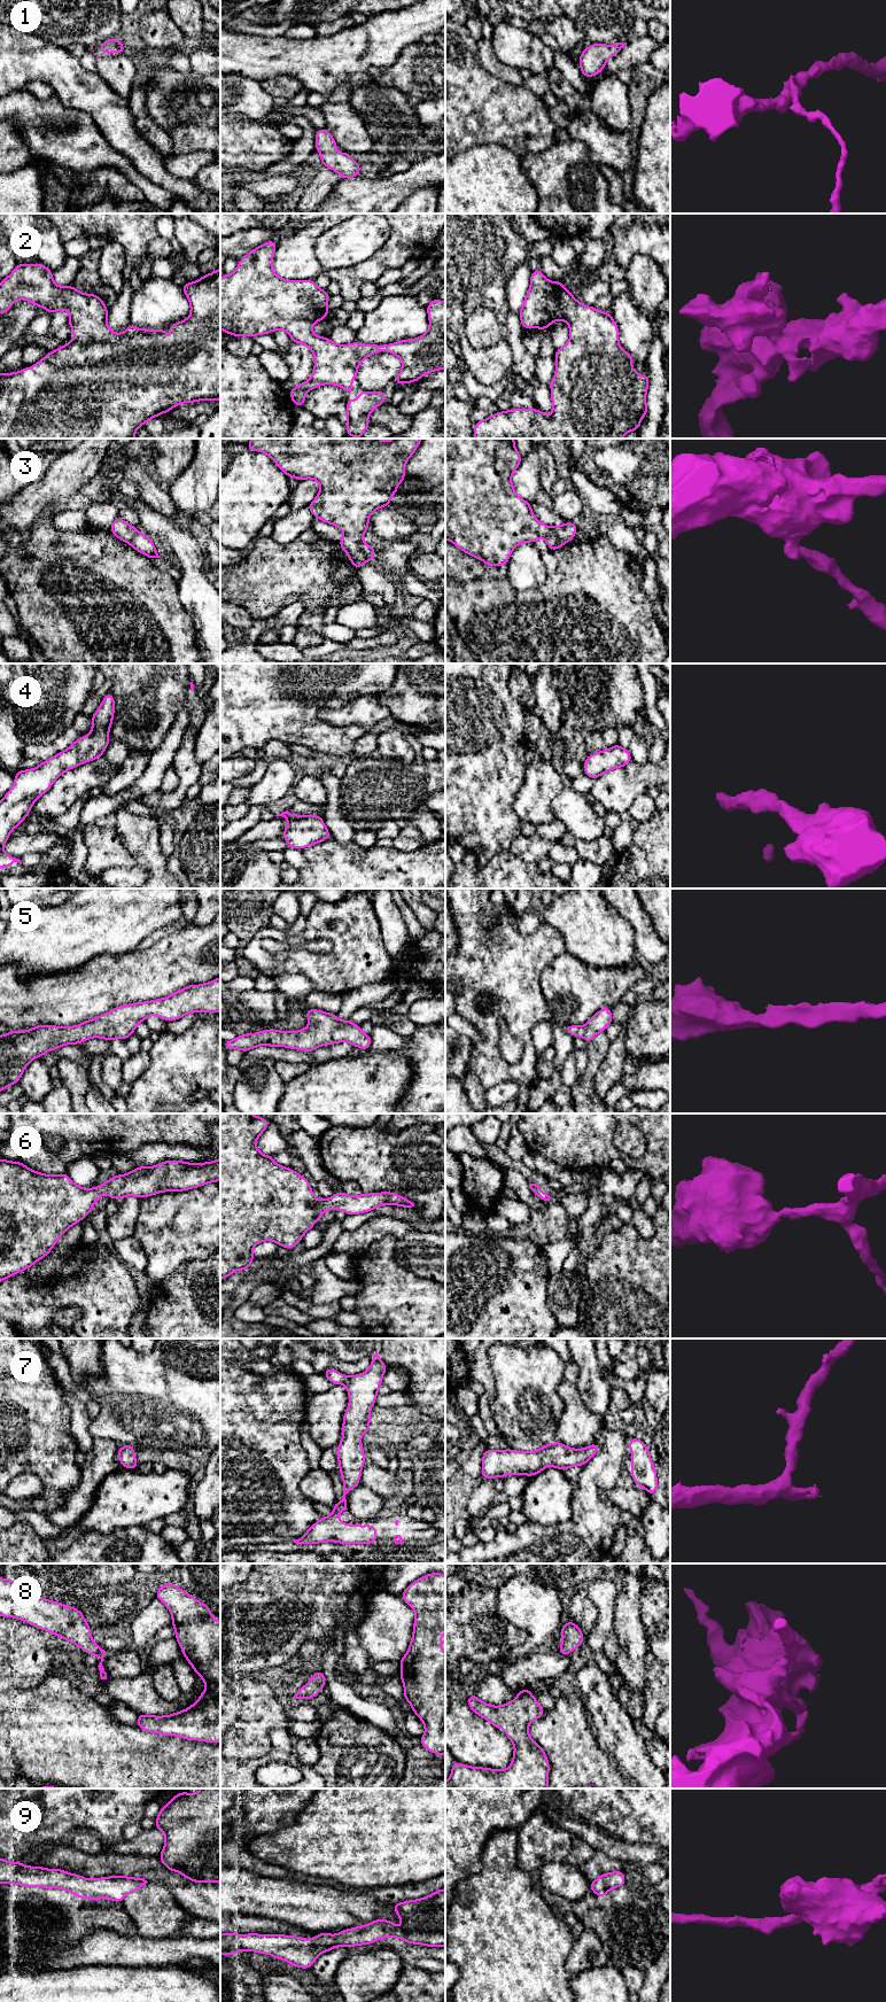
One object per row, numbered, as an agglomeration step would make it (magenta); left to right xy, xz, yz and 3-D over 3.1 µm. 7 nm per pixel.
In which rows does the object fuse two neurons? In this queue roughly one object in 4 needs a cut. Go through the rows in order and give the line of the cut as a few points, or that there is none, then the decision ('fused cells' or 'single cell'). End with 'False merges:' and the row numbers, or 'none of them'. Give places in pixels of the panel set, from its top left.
1: no cut; single cell
2: no cut; single cell
3: cut in yz along (545, 538), (558, 536), (565, 542); fused cells
4: no cut; single cell
5: no cut; single cell
6: no cut; single cell
7: no cut; single cell
8: no cut; single cell
9: no cut; single cell
False merges: 3

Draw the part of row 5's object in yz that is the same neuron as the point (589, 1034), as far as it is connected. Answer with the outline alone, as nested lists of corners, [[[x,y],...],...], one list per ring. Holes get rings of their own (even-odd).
[[[605,1007],[597,1011],[585,1025],[567,1025],[564,1029],[573,1037],[582,1037],[589,1043],[599,1032],[605,1031],[612,1022],[612,1010],[609,1007]]]

